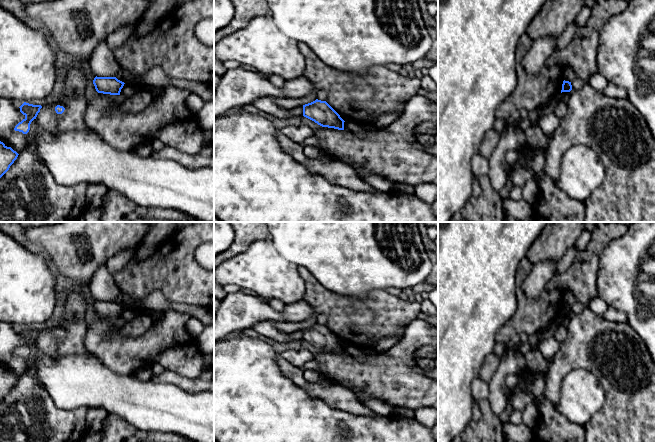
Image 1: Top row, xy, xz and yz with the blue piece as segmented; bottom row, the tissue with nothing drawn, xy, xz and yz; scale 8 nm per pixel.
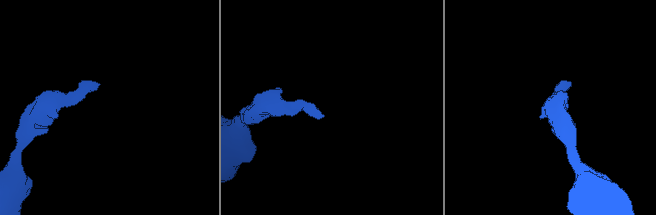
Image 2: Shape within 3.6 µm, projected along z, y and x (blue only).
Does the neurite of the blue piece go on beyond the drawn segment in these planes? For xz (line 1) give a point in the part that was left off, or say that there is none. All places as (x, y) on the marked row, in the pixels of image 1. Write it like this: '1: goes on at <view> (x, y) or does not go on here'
1: does not go on here

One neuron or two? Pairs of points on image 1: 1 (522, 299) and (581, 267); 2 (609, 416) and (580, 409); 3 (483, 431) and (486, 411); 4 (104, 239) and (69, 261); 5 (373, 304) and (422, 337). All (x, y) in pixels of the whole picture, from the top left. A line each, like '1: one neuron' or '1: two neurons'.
1: one neuron
2: two neurons
3: one neuron
4: one neuron
5: two neurons

